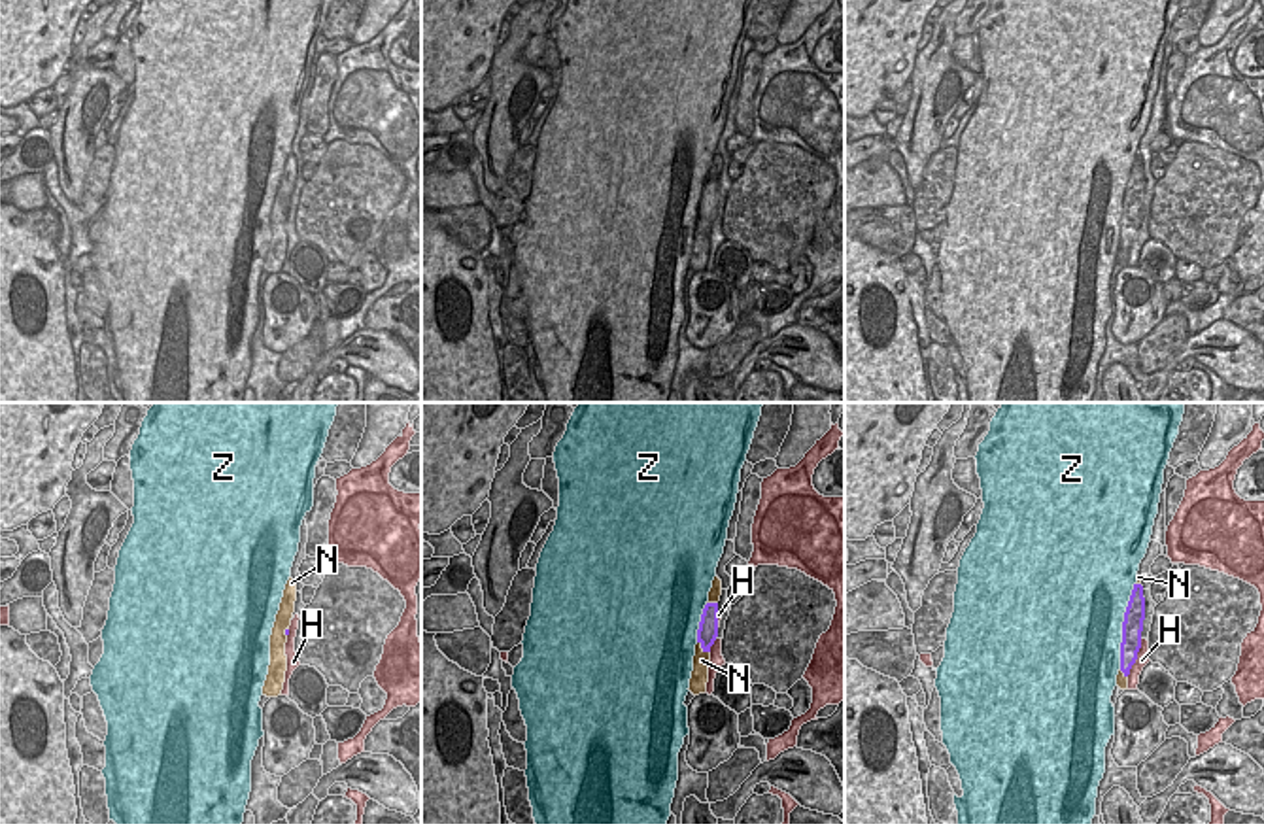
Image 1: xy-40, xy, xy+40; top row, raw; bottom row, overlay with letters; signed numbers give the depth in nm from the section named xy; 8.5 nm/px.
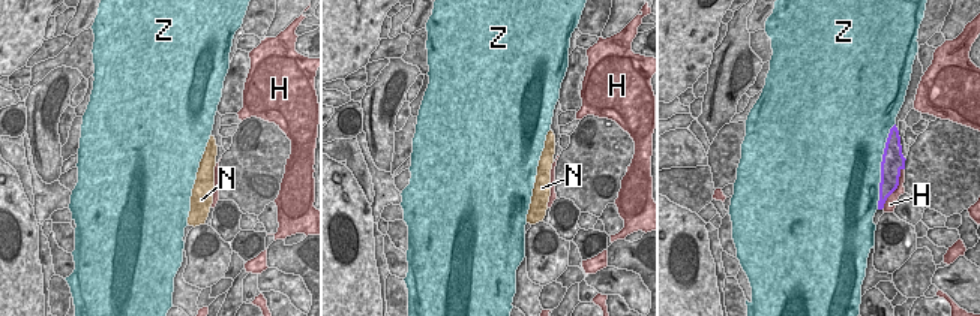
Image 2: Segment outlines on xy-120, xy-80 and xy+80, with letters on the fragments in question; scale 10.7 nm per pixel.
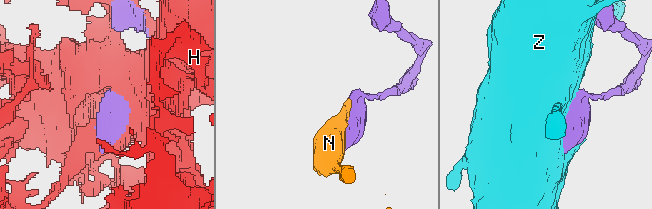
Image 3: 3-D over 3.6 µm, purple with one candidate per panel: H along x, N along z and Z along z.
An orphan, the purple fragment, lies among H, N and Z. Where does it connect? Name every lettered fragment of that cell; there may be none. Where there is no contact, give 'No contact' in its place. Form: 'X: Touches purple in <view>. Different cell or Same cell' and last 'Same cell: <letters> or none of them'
H: Touches purple in xy+40. Different cell
N: Touches purple in xy. Same cell
Z: Touches purple in xy+40. Different cell
Same cell: N.

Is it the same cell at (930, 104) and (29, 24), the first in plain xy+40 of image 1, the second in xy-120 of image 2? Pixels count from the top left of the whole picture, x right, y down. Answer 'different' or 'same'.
different

